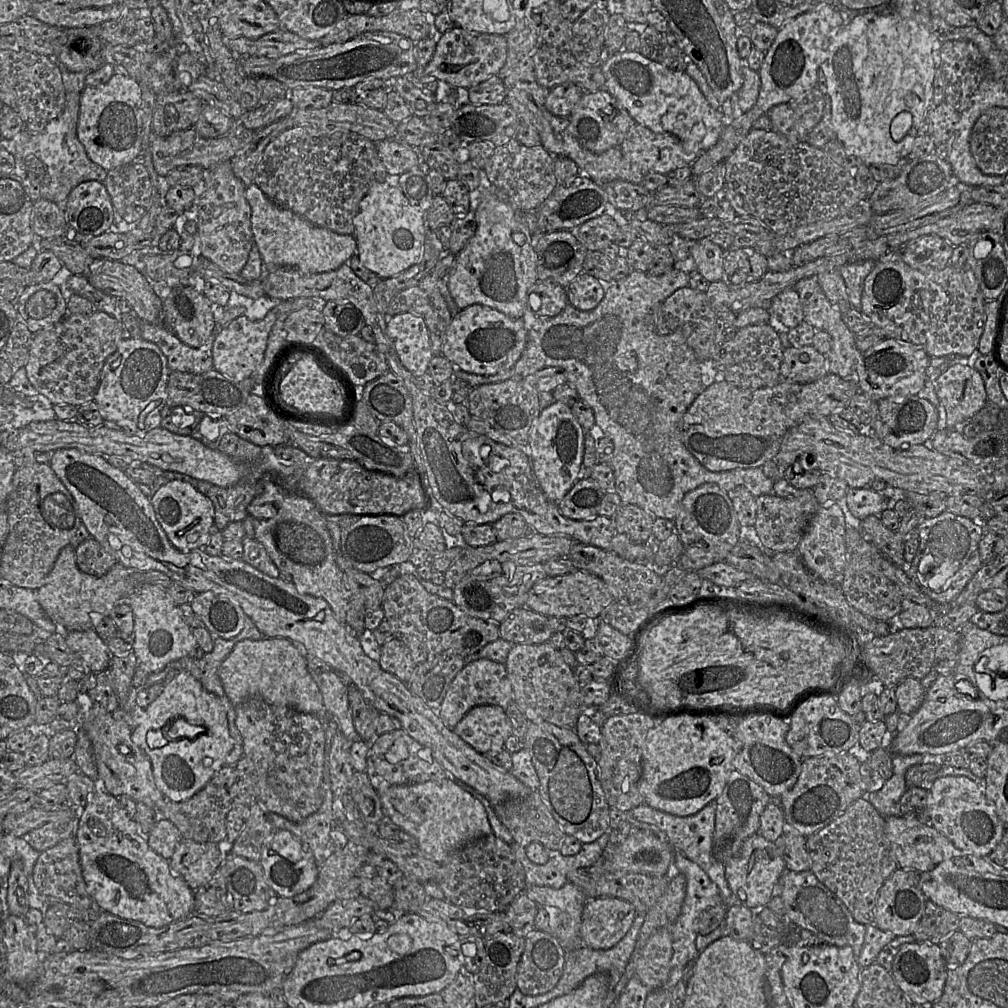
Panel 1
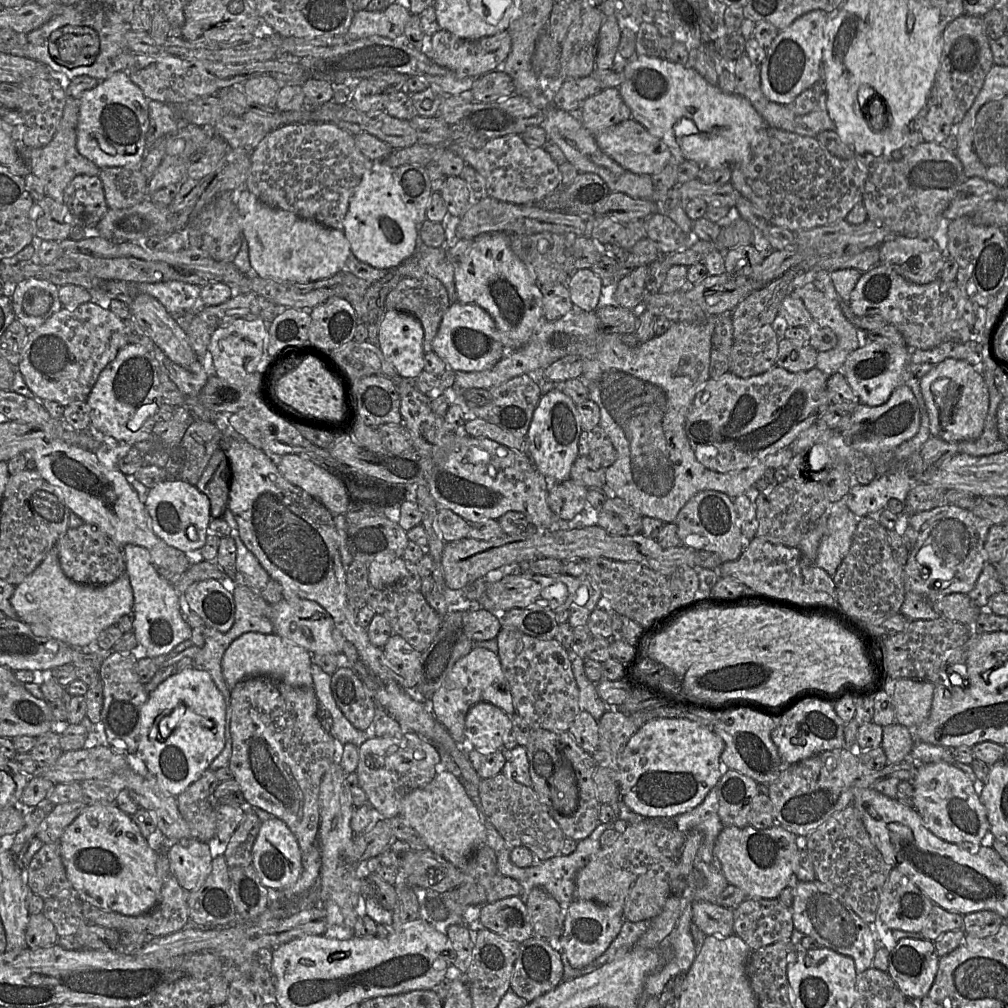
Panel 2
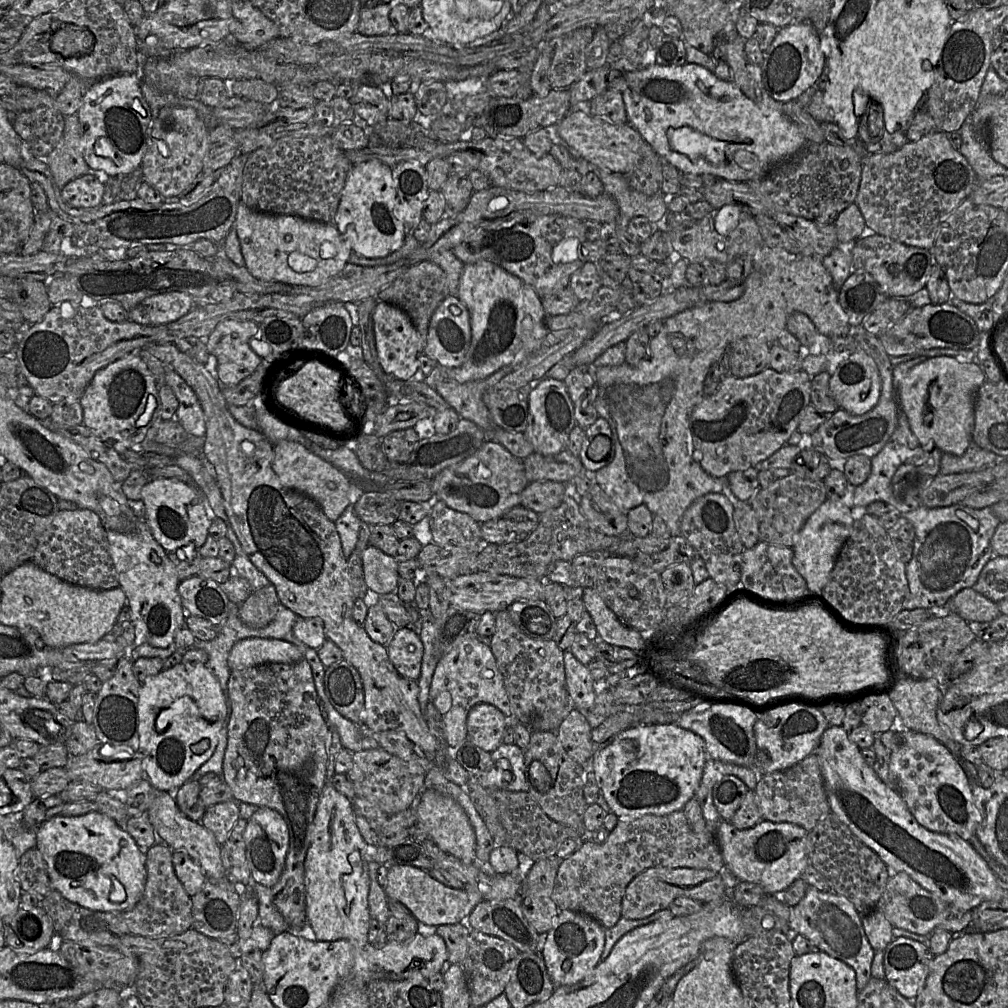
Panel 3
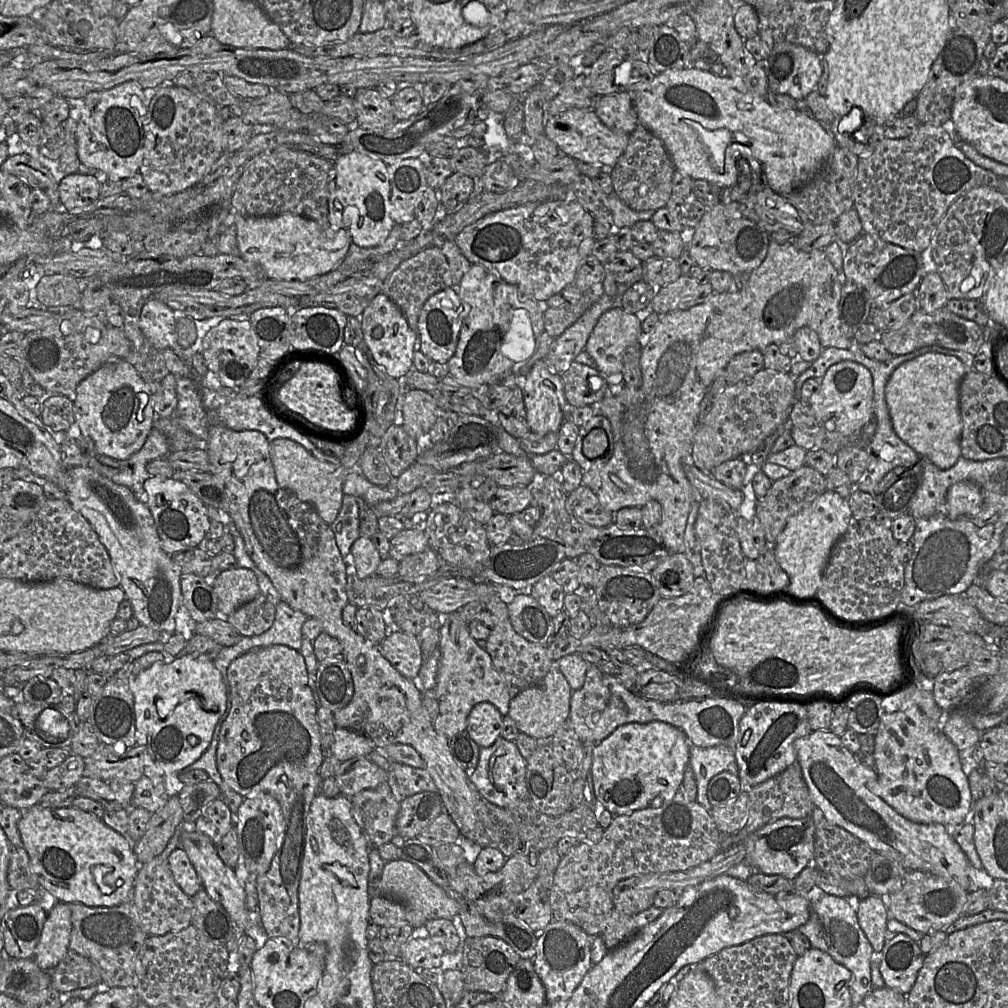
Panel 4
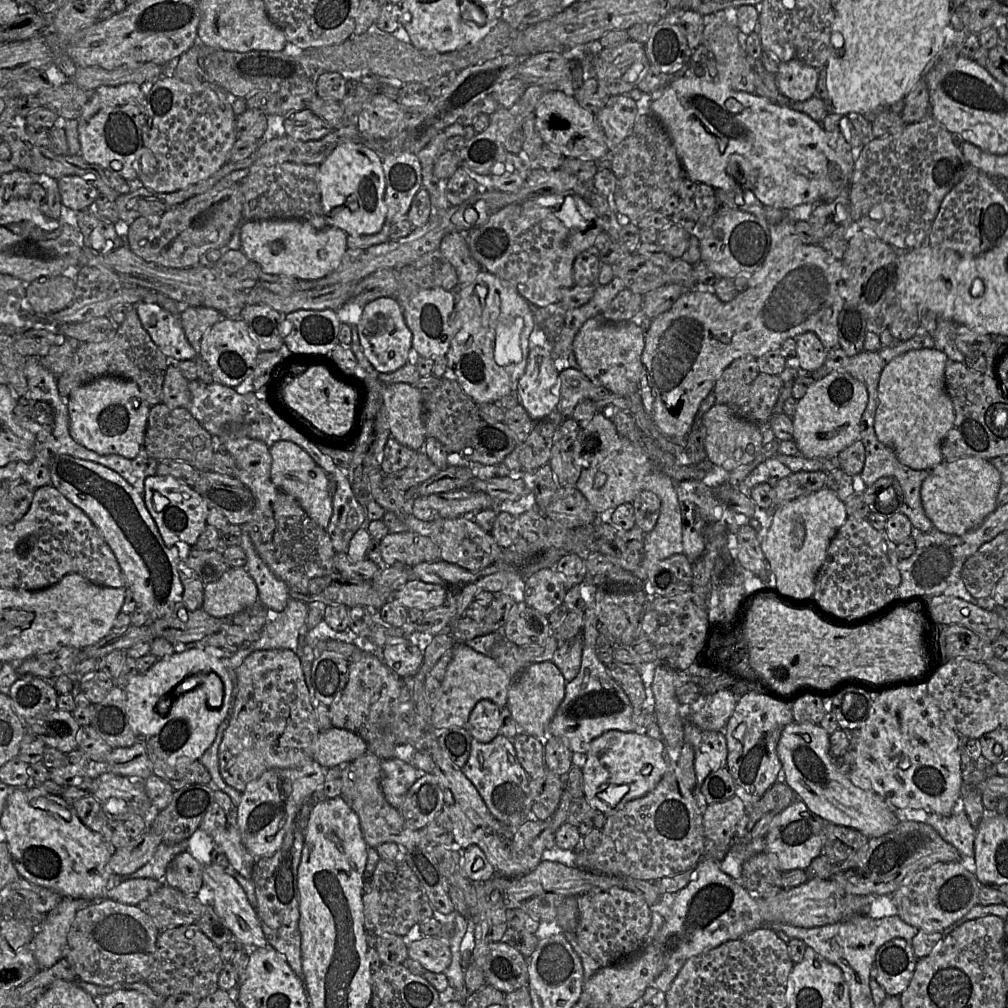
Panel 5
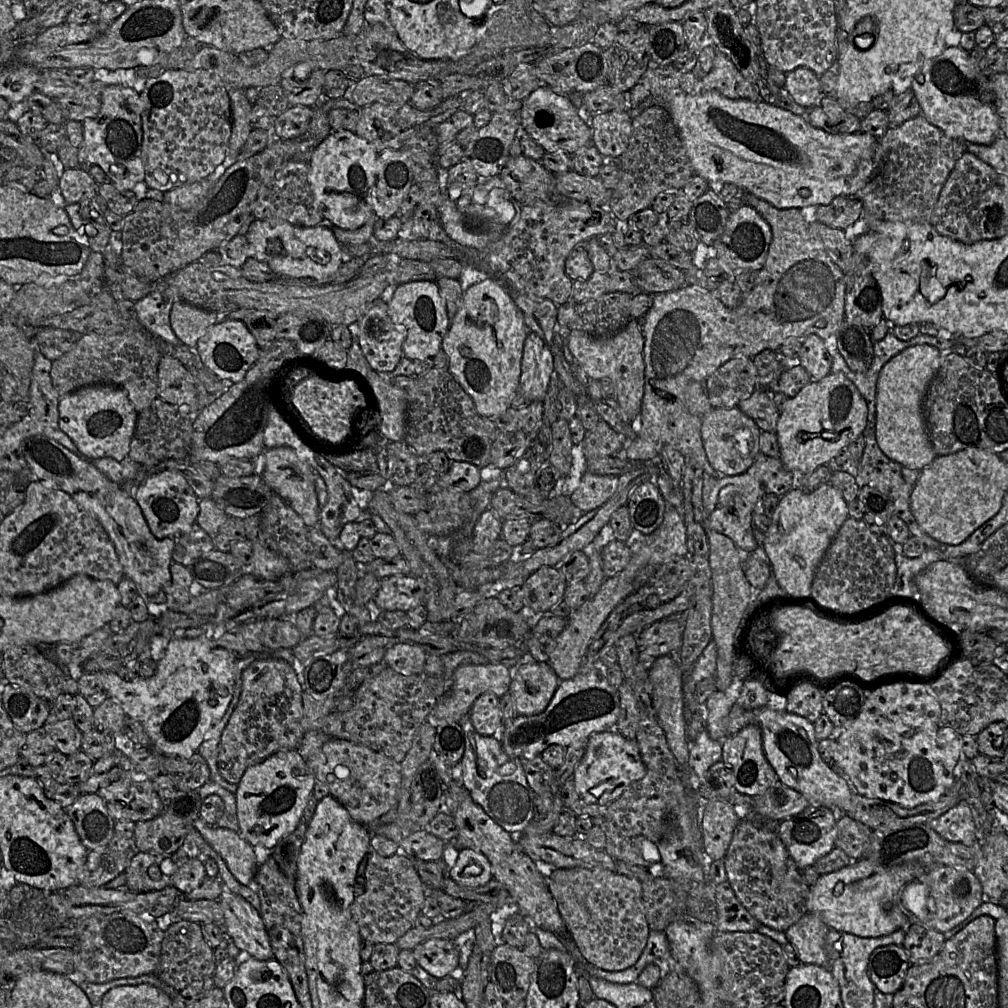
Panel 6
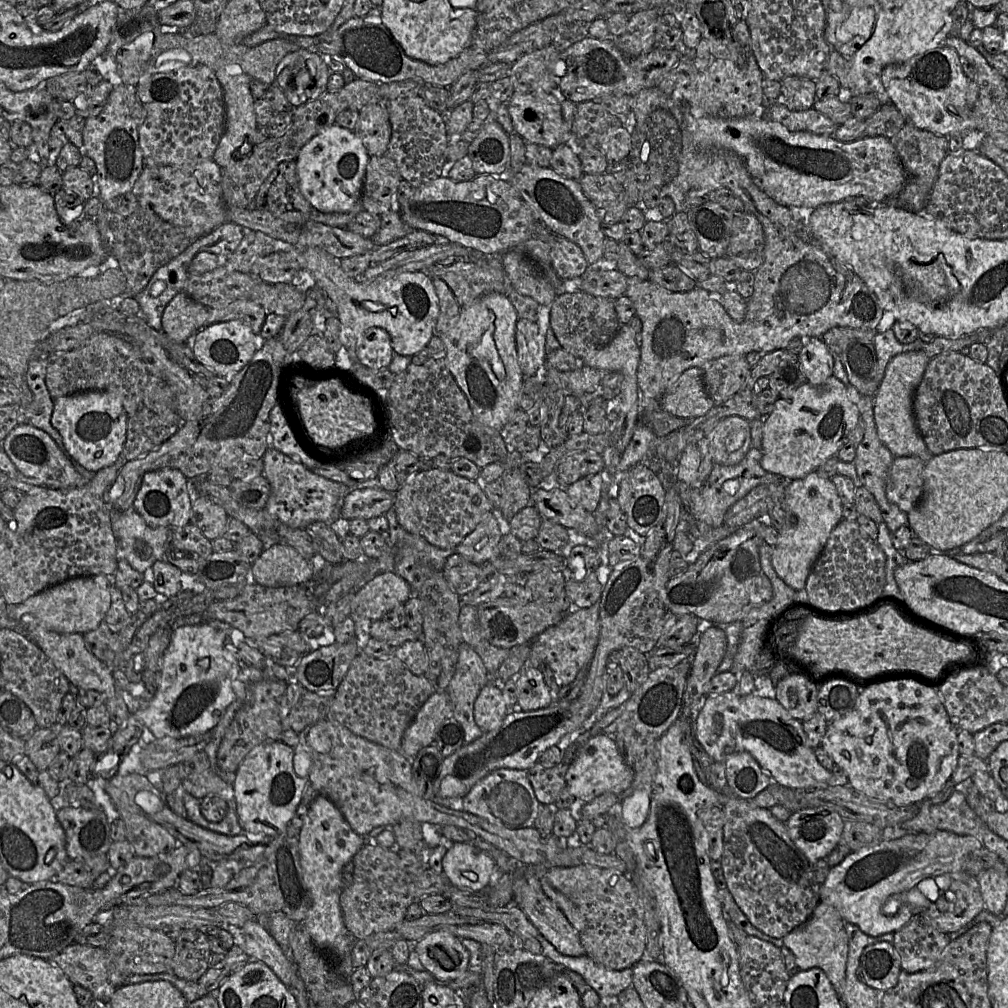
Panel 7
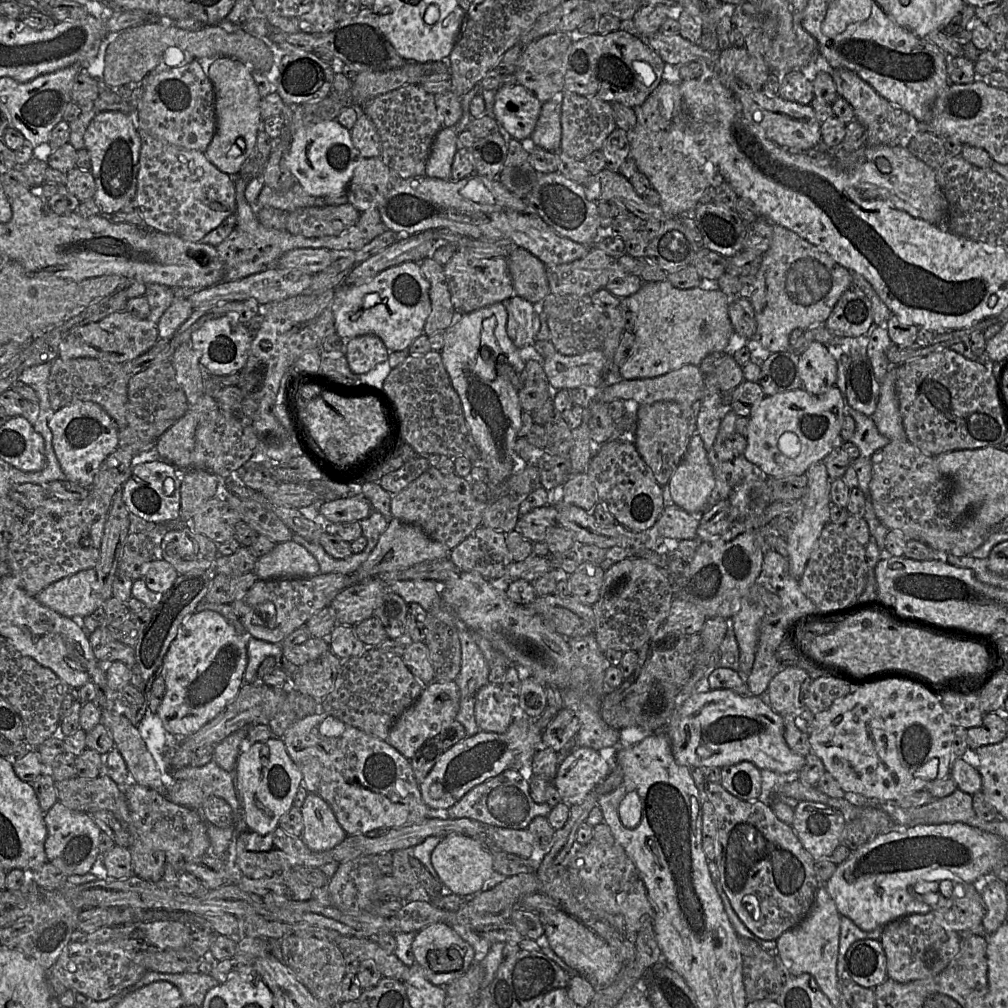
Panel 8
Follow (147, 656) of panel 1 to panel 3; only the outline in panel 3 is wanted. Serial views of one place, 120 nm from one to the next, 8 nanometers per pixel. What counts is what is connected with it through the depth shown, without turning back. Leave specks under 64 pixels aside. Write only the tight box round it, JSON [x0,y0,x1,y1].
[107,517,186,648]

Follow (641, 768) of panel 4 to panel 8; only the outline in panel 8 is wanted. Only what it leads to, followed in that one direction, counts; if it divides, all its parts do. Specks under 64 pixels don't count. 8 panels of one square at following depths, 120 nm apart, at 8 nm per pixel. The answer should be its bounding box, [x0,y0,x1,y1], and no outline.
[552,747,611,804]

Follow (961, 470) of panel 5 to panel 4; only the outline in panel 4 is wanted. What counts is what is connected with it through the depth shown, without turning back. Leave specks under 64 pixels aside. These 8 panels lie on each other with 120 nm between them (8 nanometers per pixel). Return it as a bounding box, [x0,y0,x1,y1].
[945,481,983,519]

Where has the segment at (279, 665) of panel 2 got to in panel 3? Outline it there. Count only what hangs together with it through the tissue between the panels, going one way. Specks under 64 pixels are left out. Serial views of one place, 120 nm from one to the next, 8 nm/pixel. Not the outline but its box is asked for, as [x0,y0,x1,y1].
[228,638,303,670]

